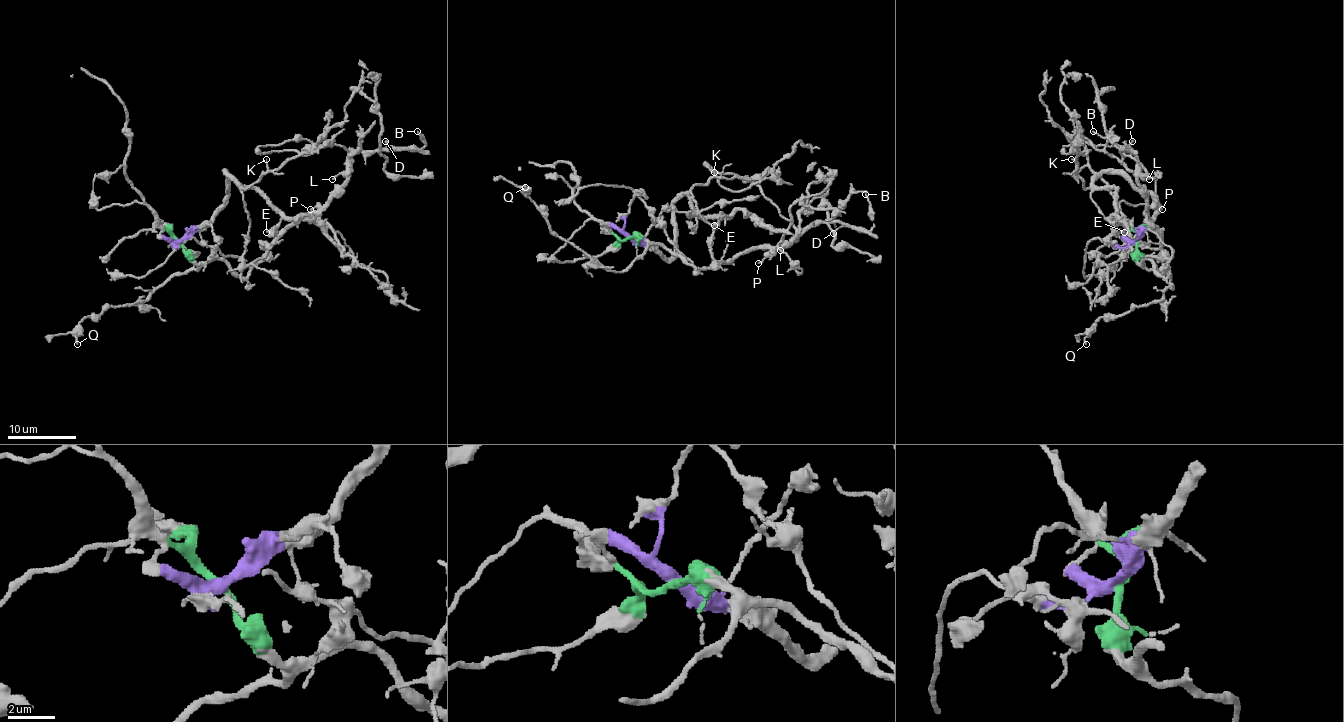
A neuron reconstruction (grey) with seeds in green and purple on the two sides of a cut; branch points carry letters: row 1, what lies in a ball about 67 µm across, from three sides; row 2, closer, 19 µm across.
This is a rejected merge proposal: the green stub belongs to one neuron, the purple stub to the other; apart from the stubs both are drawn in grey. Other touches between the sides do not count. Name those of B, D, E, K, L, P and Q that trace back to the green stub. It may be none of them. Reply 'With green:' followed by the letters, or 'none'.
With green: B, D, L, P, Q

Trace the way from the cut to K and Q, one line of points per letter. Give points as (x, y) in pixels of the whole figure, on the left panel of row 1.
K: (179, 241), (191, 236), (219, 207), (226, 192), (226, 171), (244, 188), (267, 170), (267, 159)
Q: (179, 241), (197, 269), (171, 276), (145, 300), (108, 306), (97, 315), (87, 315), (79, 323), (77, 344)

